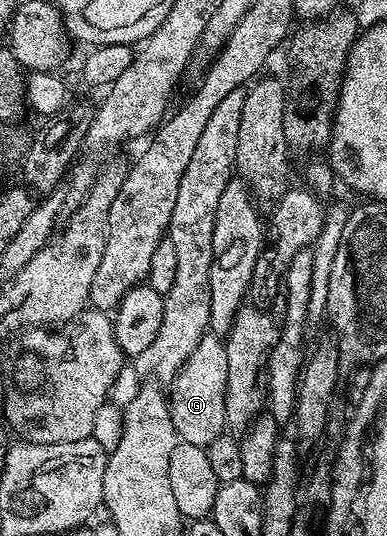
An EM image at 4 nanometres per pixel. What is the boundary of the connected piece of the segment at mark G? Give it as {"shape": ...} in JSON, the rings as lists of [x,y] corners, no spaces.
{"shape":[[[207,332],[196,344],[196,352],[184,360],[178,375],[169,383],[168,401],[174,433],[181,441],[207,448],[227,429],[226,385],[228,384],[228,352],[219,335]]]}

